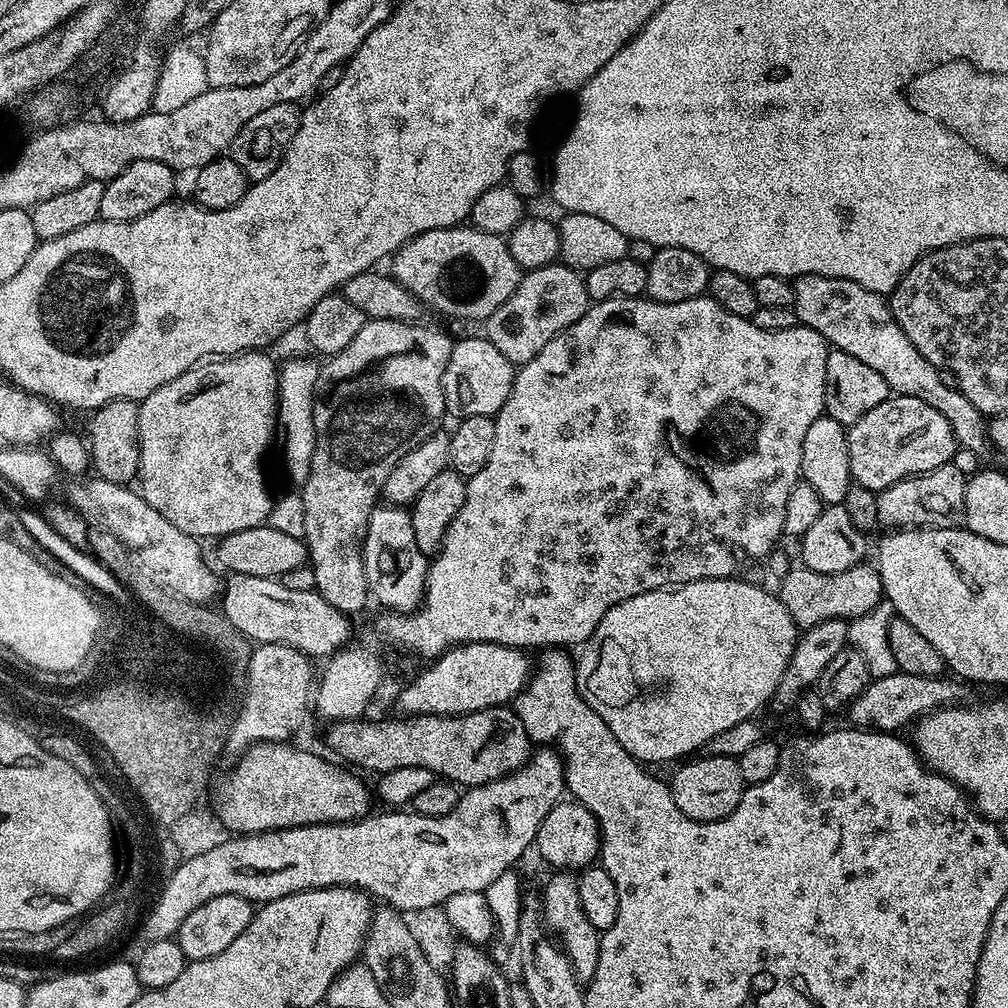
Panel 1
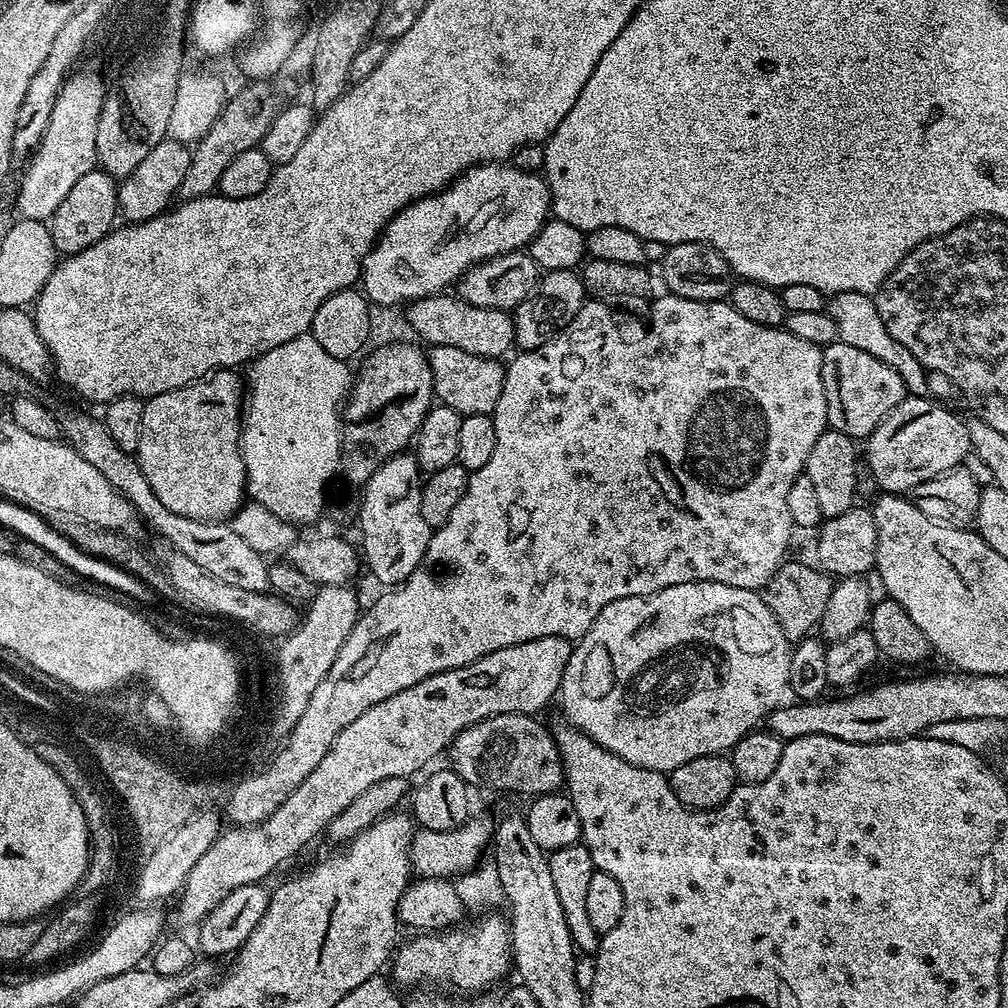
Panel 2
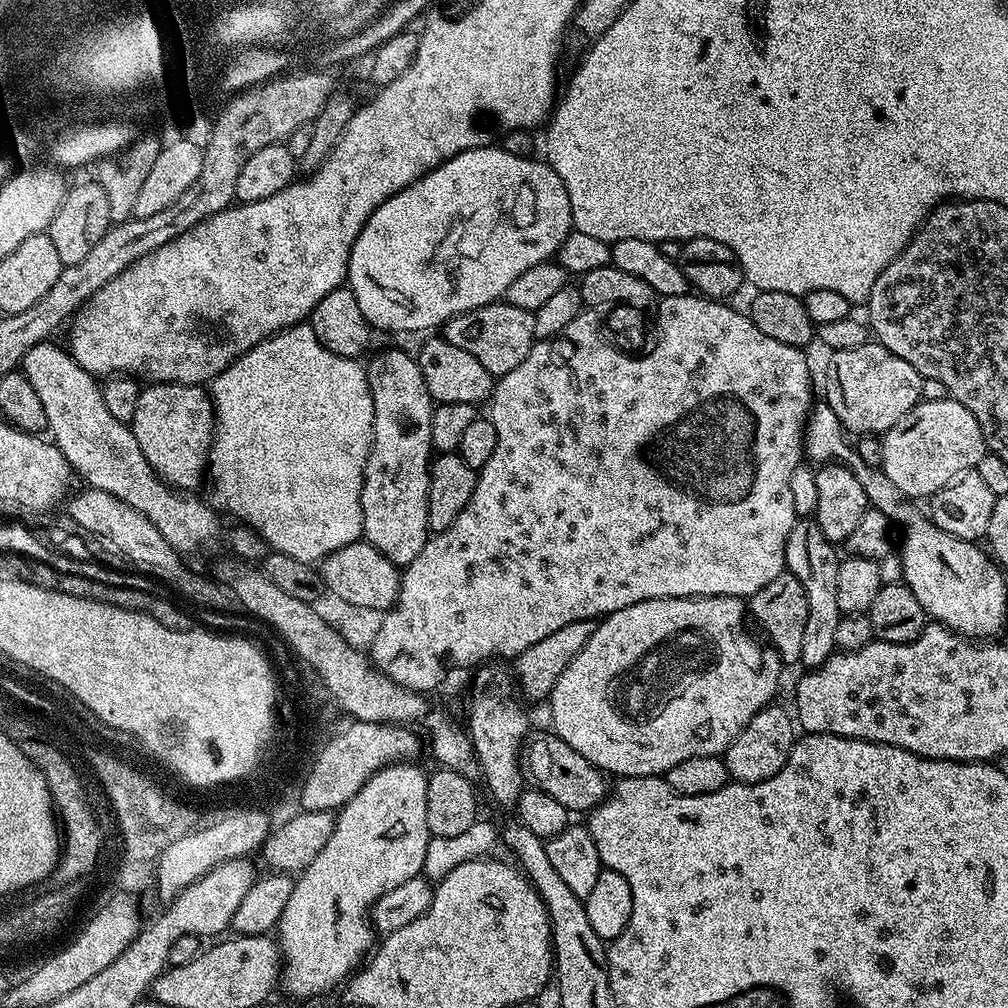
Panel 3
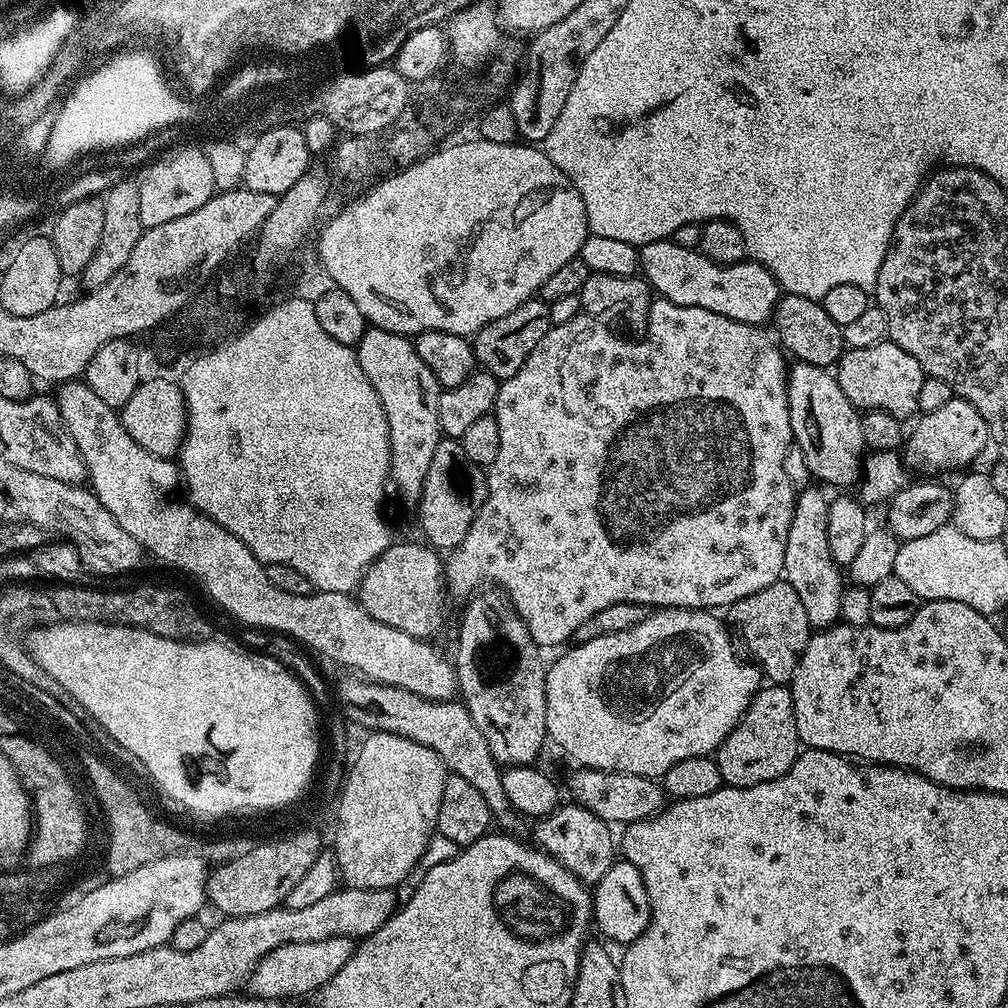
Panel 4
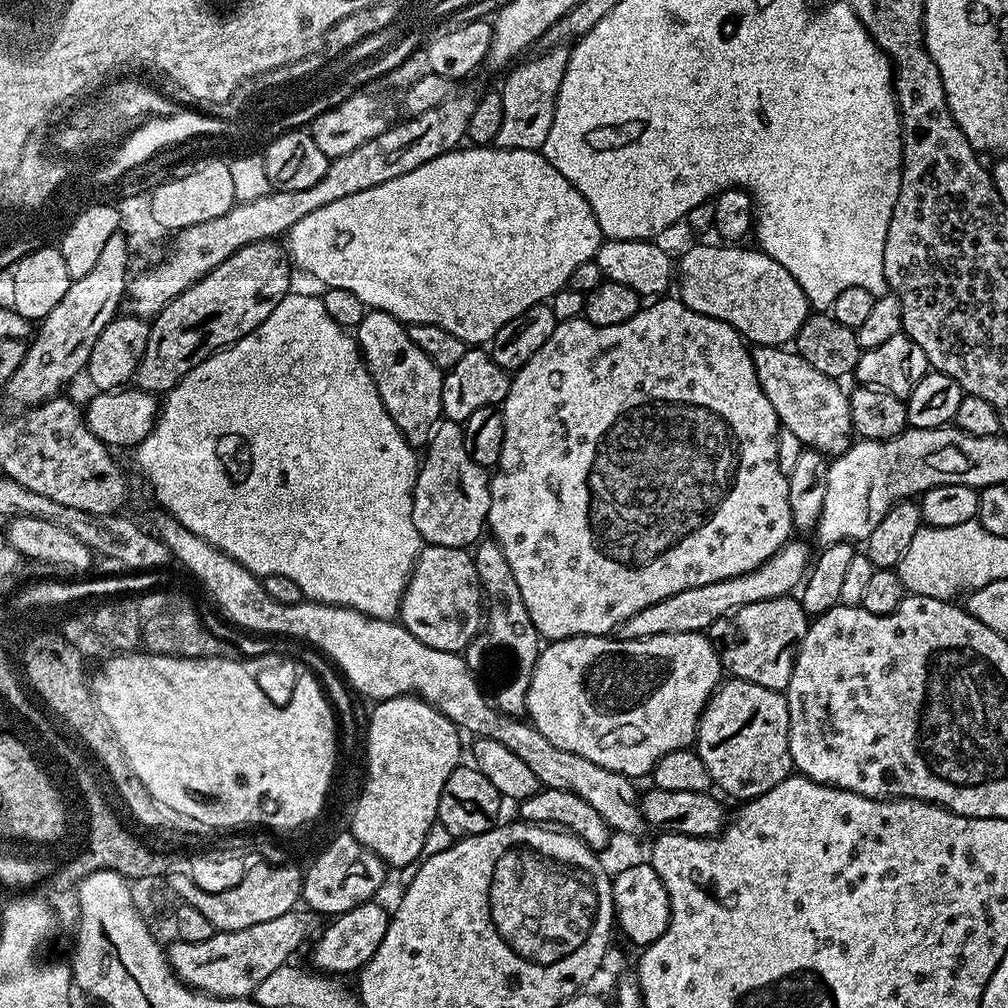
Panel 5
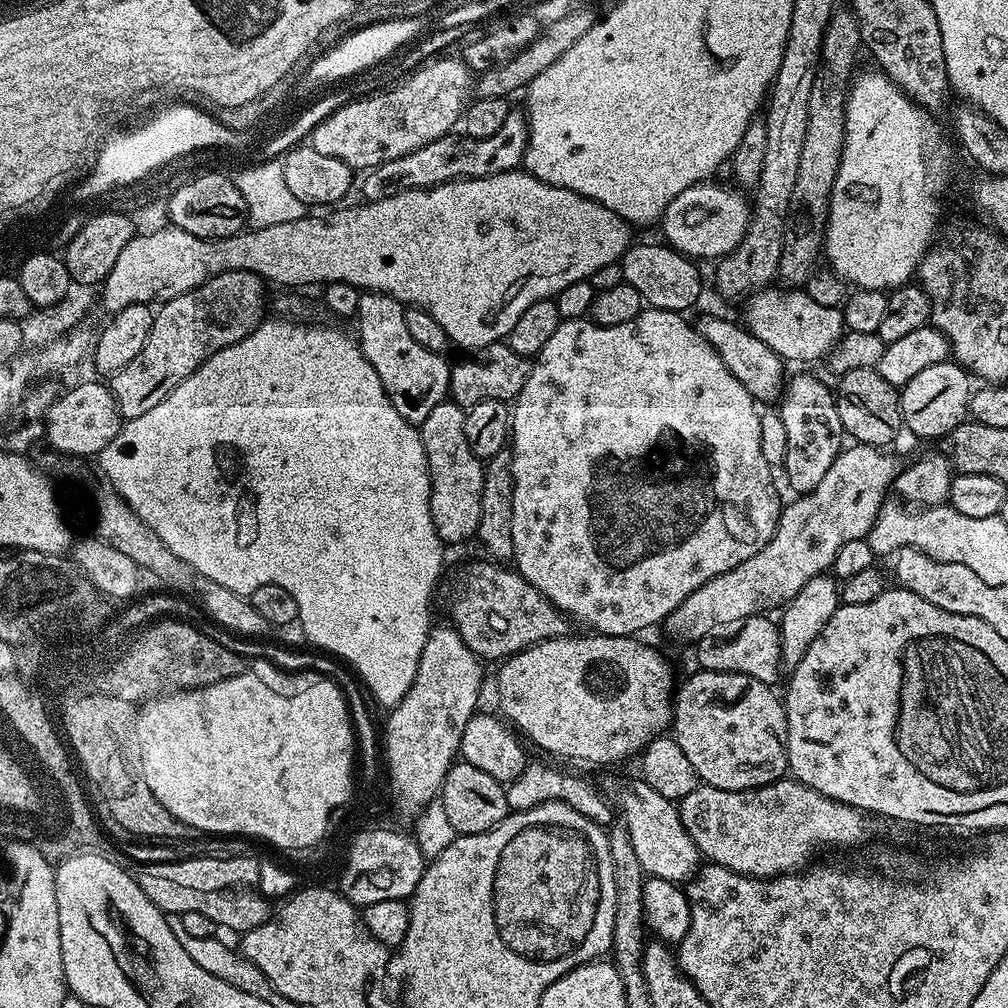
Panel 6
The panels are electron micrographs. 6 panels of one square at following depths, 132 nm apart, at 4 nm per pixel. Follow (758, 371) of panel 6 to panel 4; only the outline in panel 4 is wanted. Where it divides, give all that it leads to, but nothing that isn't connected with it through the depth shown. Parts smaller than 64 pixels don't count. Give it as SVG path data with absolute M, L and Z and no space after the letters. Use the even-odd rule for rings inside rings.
M796 362L788 369L788 405L790 426L795 447L802 450L806 466L821 485L855 485L862 476L862 455L865 451L860 425L861 413L842 394L835 375L827 368Z

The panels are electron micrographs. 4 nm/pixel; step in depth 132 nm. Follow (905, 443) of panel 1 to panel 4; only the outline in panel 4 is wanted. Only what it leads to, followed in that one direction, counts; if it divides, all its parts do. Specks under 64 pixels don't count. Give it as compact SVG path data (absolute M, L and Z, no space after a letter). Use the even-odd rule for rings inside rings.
M959 398L946 402L946 406L939 410L923 413L916 422L916 429L912 433L909 431L906 436L906 460L913 469L916 467L928 472L924 474L936 474L932 472L942 472L946 468L967 469L967 464L978 459L980 451L990 444L988 427L982 414L978 414L970 402Z

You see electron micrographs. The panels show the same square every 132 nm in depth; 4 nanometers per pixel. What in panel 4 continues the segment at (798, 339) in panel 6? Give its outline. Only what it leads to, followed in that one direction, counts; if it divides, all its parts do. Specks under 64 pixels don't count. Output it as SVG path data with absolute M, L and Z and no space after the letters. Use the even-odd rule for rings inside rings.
M669 238L639 245L639 271L657 297L678 306L714 310L714 314L722 314L722 318L734 318L734 322L764 326L767 320L769 323L773 319L782 289L770 270L751 258L745 258L741 264L719 264L706 258L695 247L687 248L676 242Z

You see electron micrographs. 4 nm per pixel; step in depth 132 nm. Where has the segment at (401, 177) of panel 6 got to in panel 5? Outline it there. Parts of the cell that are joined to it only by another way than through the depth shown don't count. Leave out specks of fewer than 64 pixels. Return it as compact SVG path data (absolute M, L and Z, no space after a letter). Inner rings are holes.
M552 46L545 56L536 56L525 64L520 64L498 88L502 98L504 121L502 130L498 130L494 144L497 148L510 150L543 149L546 134L550 134L550 122L554 122L554 106L558 98L558 86L562 84L562 74L568 69L569 49L564 46Z

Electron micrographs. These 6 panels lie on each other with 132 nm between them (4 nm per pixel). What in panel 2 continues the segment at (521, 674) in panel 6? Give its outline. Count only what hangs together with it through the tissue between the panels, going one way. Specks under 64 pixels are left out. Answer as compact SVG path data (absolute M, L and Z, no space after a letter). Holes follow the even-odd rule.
M695 580L682 582L678 586L670 586L666 590L658 590L653 596L627 596L618 598L618 602L610 602L594 618L590 630L580 637L570 654L570 662L566 662L566 670L562 674L558 704L564 707L567 723L580 729L606 750L616 756L626 758L634 766L642 766L646 770L654 770L671 774L675 768L690 762L694 758L714 756L727 753L747 732L759 729L767 721L775 708L781 707L789 699L788 683L790 682L790 658L793 645L782 634L782 626L770 614L770 606L766 606L763 595L751 588L726 586L713 580Z

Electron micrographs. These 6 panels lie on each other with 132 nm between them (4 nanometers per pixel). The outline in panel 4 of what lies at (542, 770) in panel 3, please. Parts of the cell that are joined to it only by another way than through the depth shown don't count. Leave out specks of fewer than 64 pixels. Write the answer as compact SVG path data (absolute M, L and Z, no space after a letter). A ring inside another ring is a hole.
M600 768L575 769L577 772L568 780L566 792L575 803L586 810L598 814L610 826L627 826L639 820L649 820L657 816L666 807L666 793L659 783L651 776L626 774L625 772L604 772Z

